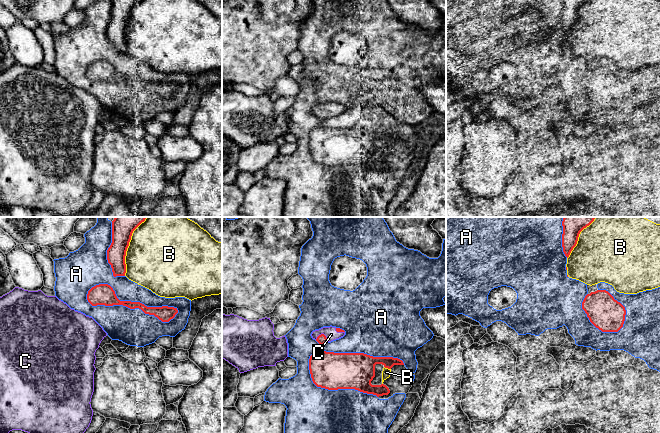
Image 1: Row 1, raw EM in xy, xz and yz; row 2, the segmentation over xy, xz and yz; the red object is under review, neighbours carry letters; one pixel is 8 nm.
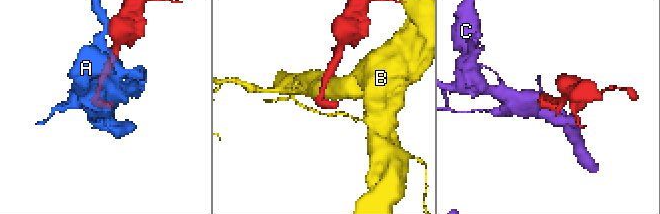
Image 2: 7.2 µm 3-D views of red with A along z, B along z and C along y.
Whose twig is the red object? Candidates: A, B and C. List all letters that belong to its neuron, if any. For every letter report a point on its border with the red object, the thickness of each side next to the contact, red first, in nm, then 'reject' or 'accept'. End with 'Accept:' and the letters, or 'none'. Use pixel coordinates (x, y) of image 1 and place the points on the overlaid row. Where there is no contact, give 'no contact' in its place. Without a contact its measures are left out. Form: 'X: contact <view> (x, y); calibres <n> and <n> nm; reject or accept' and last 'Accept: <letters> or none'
A: contact xy (130, 308); calibres 180 and 300 nm; reject
B: contact xy (128, 245); calibres 220 and 500 nm; reject
C: contact xz (323, 334); calibres 80 and 100 nm; accept
Accept: C

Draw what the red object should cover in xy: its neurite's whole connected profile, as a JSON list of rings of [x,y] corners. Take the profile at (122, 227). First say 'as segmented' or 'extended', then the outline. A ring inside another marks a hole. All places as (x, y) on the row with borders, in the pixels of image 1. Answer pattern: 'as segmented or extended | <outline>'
as segmented | [[[115,217],[112,221],[112,243],[107,250],[107,260],[114,277],[125,276],[125,256],[132,233],[146,218]]]

